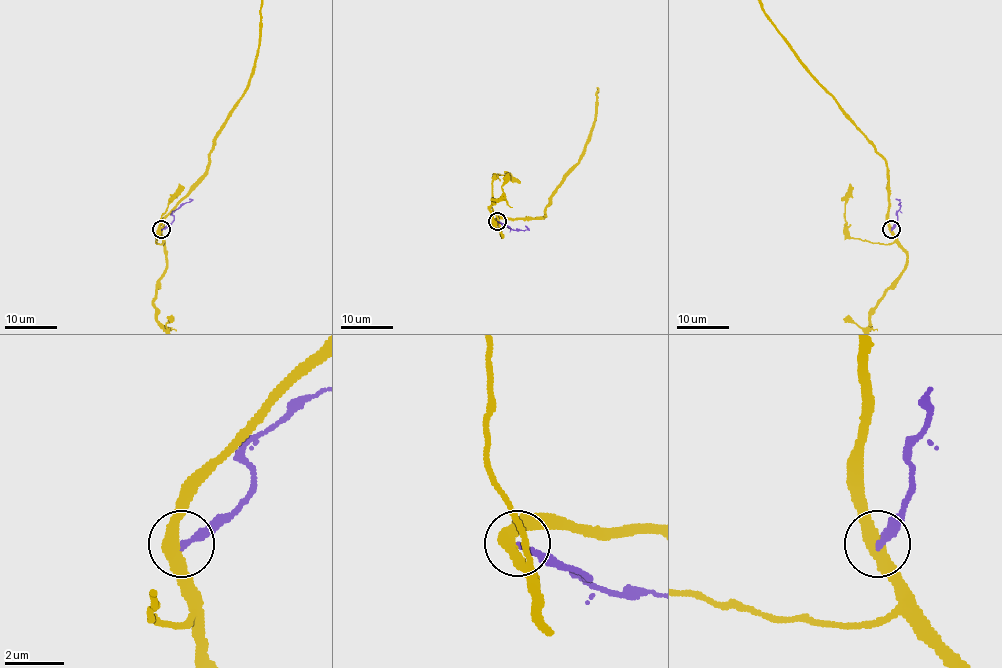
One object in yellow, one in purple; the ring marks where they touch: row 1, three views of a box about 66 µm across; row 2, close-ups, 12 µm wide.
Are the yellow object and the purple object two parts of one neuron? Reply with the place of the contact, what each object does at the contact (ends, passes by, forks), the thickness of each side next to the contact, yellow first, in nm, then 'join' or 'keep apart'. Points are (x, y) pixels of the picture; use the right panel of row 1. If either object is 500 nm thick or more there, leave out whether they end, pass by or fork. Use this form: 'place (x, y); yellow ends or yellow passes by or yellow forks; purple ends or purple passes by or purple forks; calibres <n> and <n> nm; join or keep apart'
place (891, 229); yellow passes by; purple ends; calibres 420 and 200 nm; keep apart

